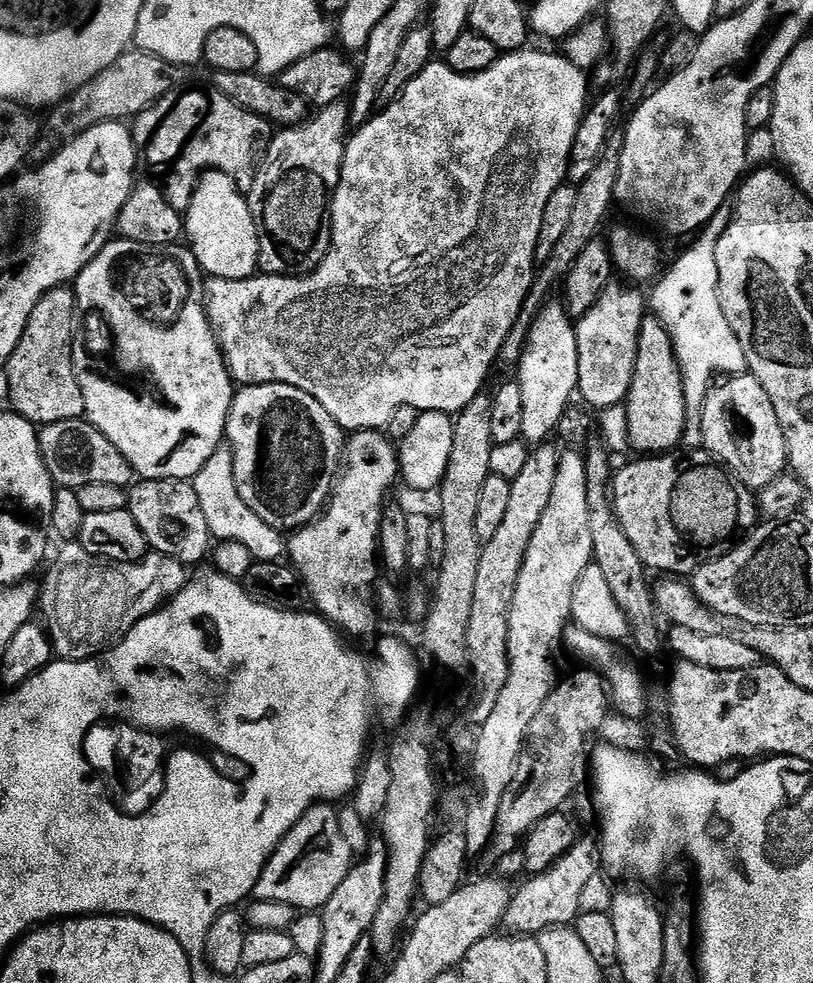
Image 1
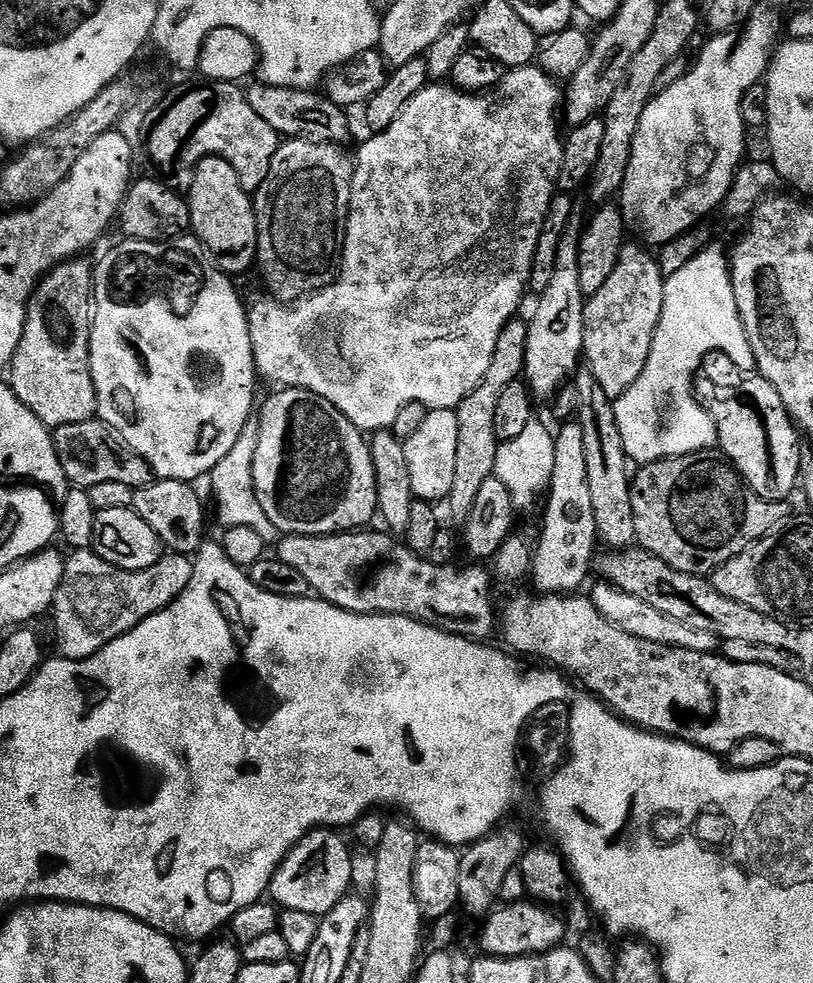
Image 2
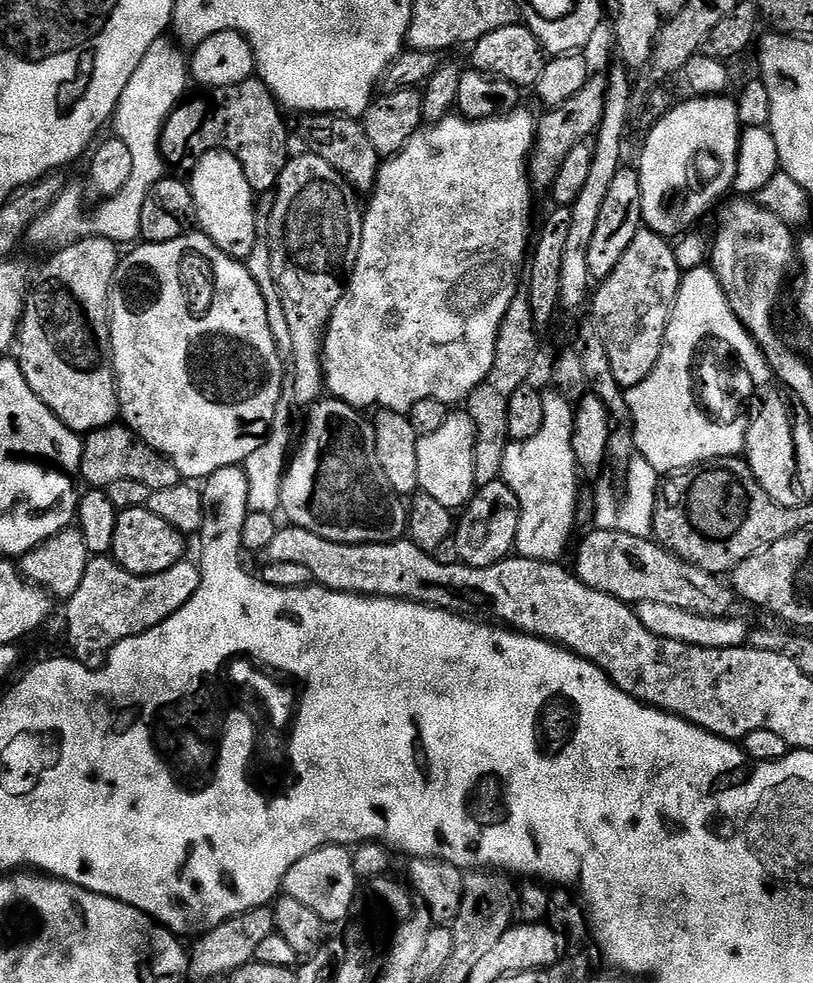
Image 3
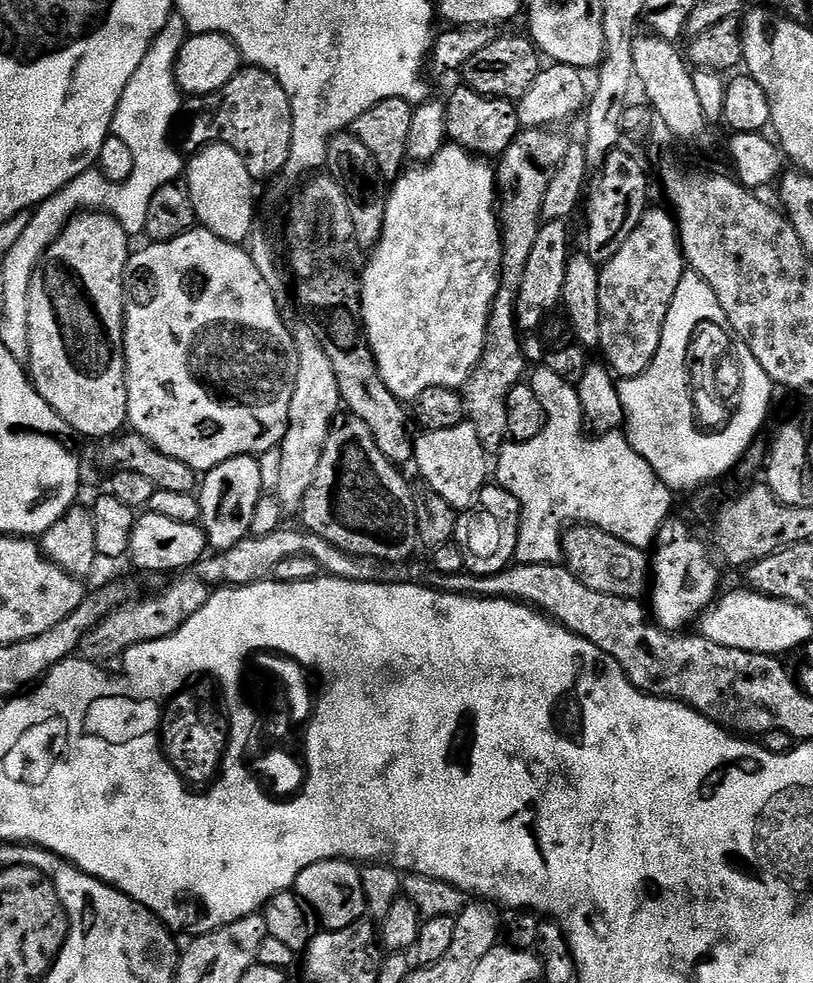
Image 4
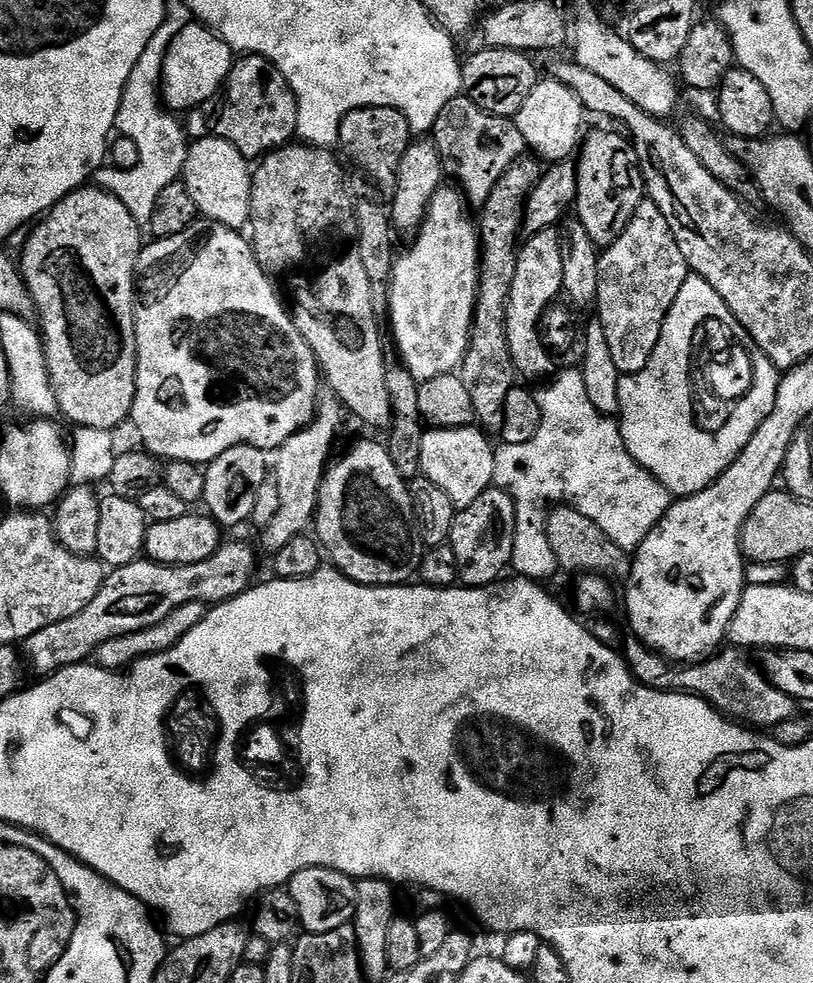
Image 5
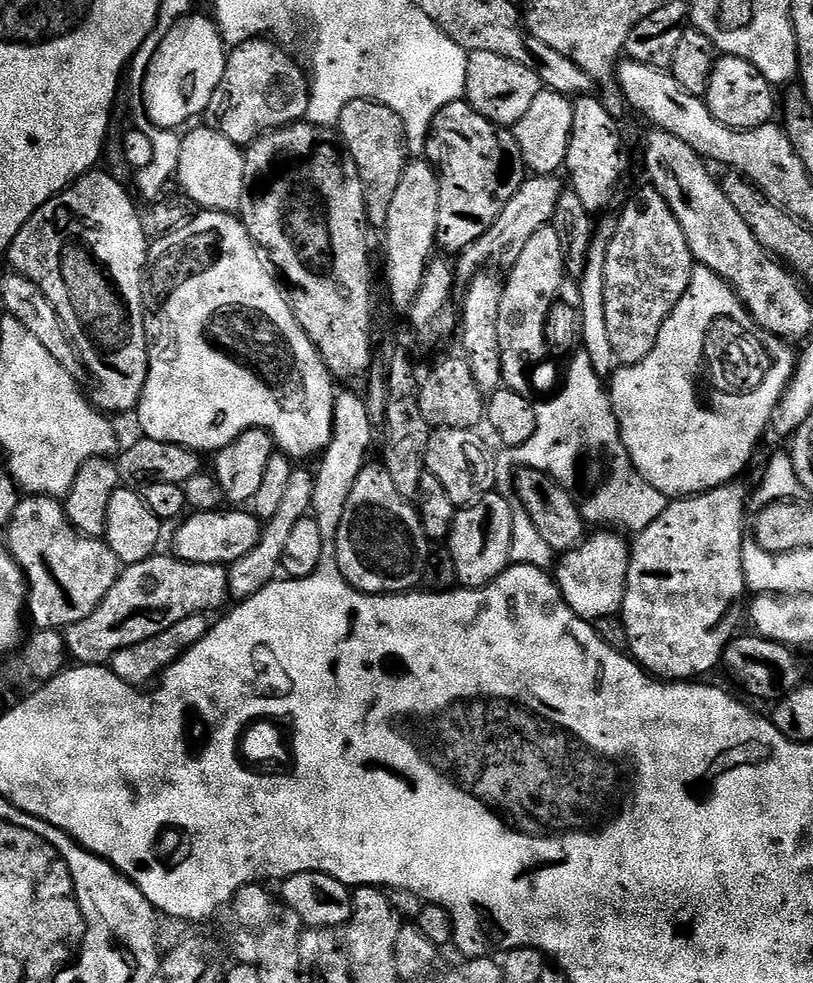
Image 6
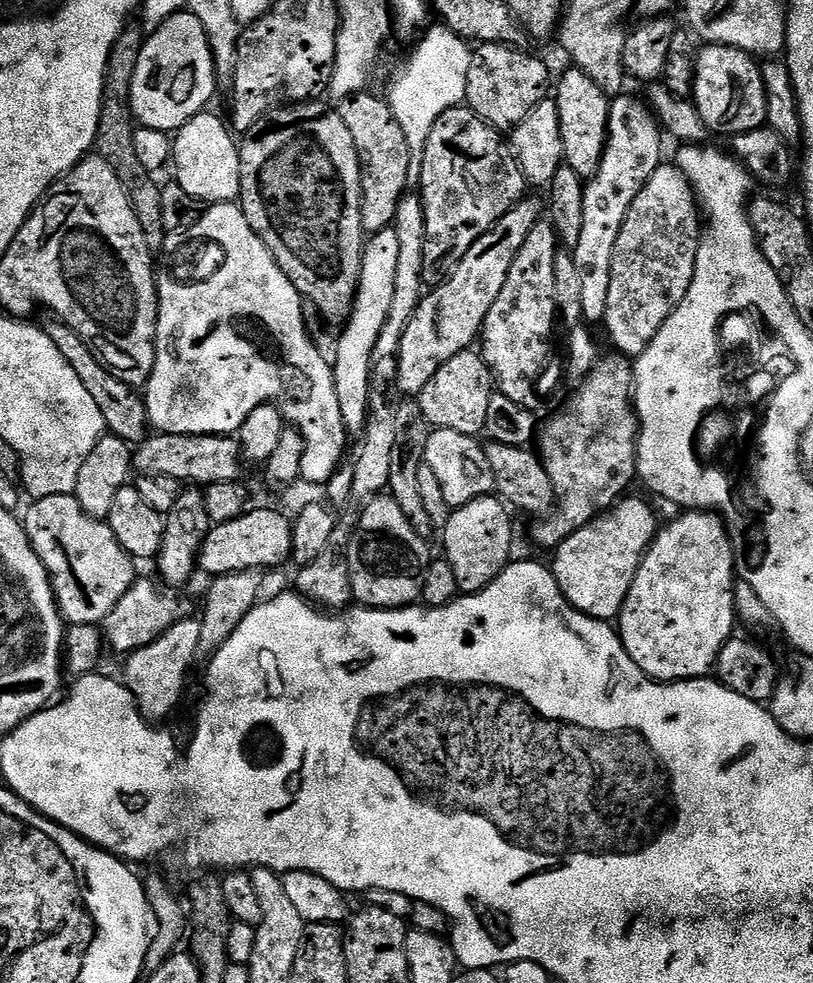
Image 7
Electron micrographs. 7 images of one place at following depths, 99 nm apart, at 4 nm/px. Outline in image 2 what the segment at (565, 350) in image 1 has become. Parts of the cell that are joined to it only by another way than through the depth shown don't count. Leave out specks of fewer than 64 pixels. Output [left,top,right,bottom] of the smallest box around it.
[525,223,586,399]

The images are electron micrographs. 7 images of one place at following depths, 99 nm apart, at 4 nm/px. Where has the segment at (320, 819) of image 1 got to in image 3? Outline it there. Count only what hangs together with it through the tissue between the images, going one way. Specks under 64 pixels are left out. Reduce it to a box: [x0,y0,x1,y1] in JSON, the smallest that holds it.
[283,844,358,926]

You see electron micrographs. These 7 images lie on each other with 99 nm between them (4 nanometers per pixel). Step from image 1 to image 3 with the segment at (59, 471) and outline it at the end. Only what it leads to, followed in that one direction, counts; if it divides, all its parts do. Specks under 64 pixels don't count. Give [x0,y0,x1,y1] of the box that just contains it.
[78,422,182,492]

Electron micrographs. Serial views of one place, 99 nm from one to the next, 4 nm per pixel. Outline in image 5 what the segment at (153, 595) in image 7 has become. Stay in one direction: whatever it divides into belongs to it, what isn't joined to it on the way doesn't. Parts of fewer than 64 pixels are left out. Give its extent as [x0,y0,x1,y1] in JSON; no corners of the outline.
[22,543,256,678]

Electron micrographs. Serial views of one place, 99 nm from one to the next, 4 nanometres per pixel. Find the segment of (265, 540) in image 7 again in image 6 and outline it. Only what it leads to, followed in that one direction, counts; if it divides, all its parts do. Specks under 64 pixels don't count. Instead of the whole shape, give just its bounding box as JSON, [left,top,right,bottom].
[171,510,262,566]

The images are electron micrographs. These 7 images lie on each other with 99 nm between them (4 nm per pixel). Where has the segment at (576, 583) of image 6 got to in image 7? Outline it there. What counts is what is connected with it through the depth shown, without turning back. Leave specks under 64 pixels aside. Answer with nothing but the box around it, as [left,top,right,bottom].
[550,499,658,622]

